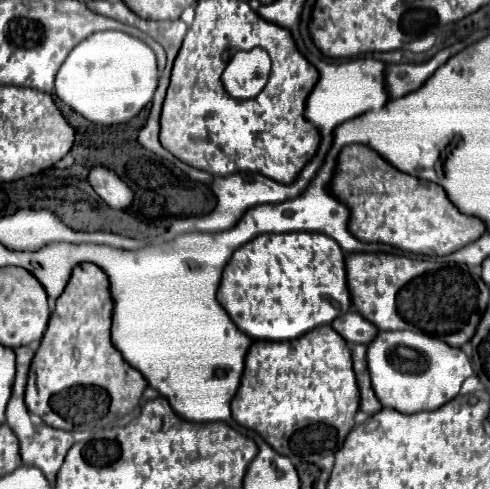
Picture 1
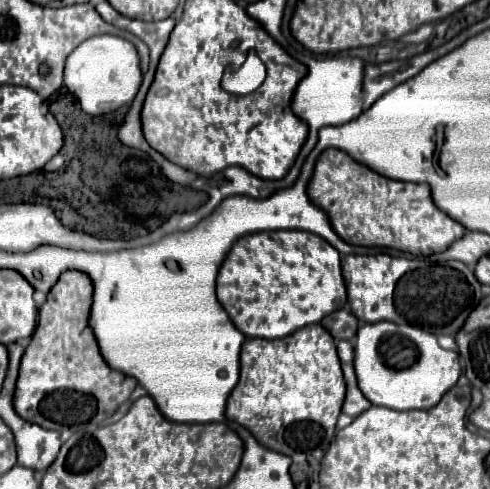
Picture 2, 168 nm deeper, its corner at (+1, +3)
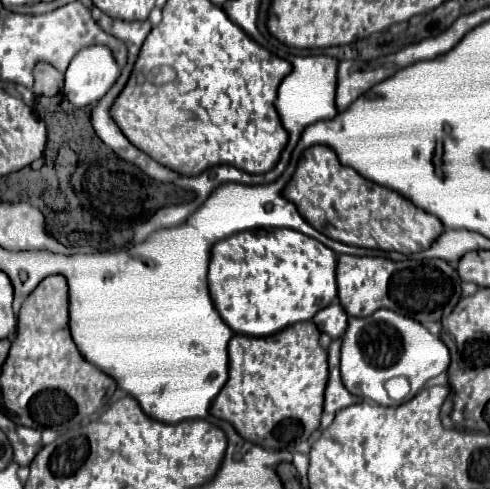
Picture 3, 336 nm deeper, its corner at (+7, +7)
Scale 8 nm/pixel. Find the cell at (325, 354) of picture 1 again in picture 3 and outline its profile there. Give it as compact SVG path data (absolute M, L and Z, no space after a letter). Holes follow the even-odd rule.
M313 322L293 324L273 336L233 336L229 342L229 380L215 398L211 414L231 422L241 436L249 442L257 442L267 448L283 450L297 440L309 440L321 422L323 402L325 402L325 384L329 378L327 352L319 344L321 332Z

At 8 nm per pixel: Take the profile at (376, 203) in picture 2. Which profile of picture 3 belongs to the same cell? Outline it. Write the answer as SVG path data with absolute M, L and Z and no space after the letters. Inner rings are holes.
M323 144L311 146L303 152L291 182L283 190L283 196L295 202L301 216L305 216L305 220L321 234L351 246L413 254L419 252L419 248L429 248L445 230L437 216L417 208L395 190L375 186L365 180L353 168L343 166L337 154Z

